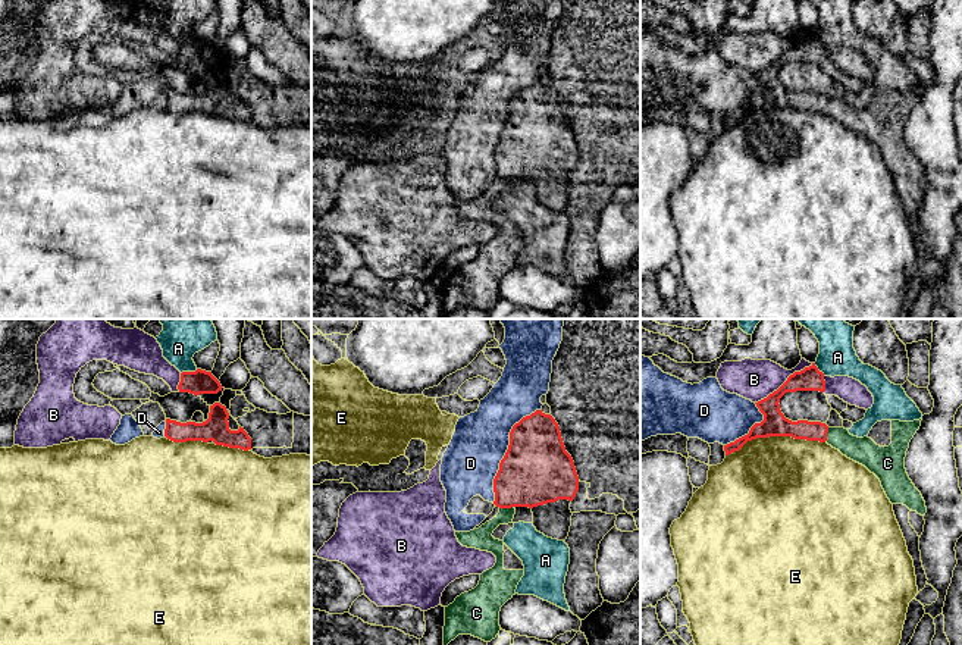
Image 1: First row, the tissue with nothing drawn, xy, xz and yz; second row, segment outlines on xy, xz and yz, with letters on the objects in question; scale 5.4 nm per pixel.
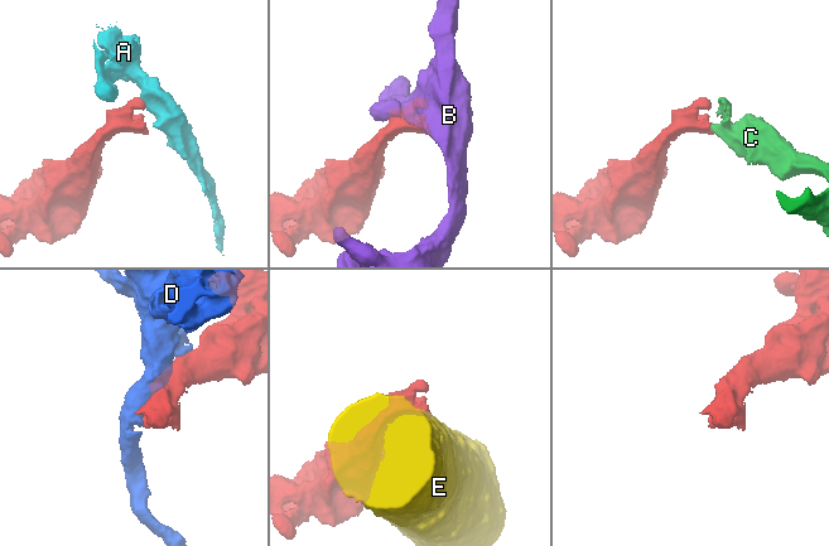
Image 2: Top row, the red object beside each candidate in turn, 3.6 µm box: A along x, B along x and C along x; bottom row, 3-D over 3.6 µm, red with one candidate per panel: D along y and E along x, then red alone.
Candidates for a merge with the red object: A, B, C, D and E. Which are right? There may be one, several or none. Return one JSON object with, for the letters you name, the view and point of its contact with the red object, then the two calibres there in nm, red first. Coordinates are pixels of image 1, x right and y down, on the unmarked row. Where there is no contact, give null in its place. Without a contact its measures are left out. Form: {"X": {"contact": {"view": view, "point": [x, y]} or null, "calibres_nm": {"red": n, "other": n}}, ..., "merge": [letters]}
{"C": {"contact": {"view": "xz", "point": [505, 178]}, "calibres_nm": {"red": 360, "other": 120}}, "merge": ["C"]}

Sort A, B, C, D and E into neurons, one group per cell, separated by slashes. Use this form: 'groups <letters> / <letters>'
groups A / B / C / D / E

